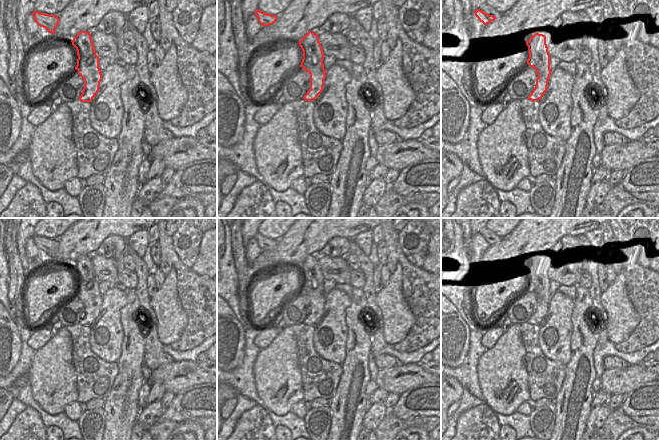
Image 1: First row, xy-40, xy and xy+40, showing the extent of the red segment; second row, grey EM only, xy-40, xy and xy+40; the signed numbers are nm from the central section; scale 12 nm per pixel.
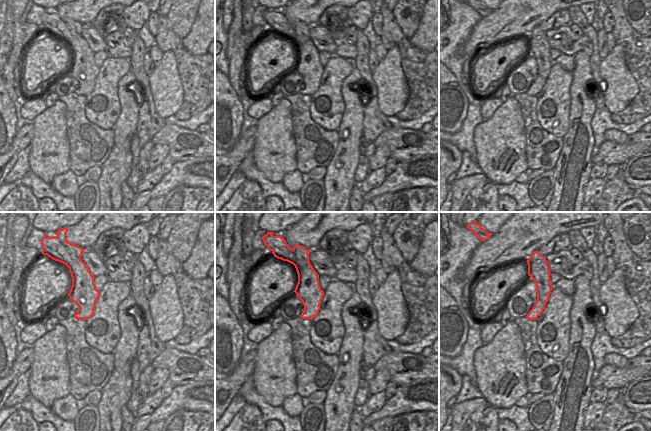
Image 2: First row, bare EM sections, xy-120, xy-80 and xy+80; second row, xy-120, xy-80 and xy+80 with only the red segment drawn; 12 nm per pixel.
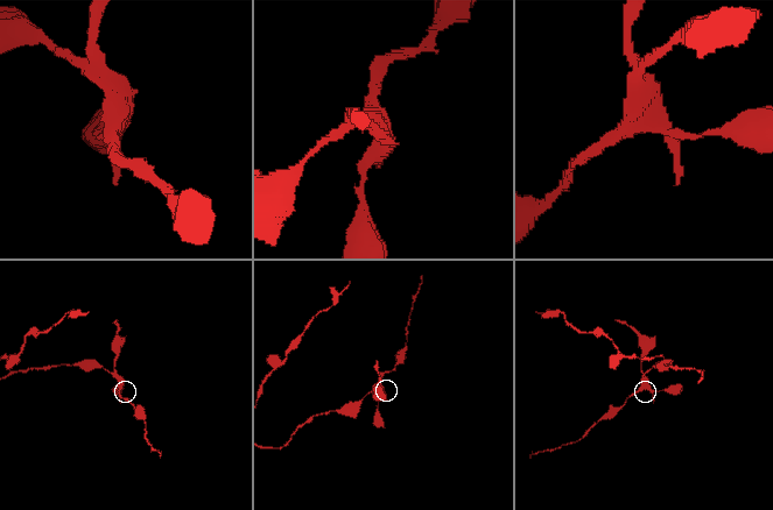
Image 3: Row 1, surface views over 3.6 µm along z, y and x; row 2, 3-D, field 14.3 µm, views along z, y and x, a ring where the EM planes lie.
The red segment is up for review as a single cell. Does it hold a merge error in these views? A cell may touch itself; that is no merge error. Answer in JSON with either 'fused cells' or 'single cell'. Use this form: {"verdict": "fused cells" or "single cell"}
{"verdict": "fused cells"}

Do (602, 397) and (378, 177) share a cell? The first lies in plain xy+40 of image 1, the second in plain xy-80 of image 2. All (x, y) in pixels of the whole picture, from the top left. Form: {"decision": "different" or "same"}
{"decision": "different"}

